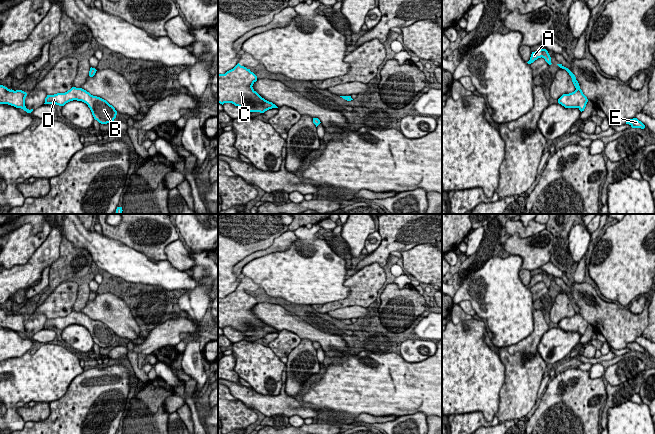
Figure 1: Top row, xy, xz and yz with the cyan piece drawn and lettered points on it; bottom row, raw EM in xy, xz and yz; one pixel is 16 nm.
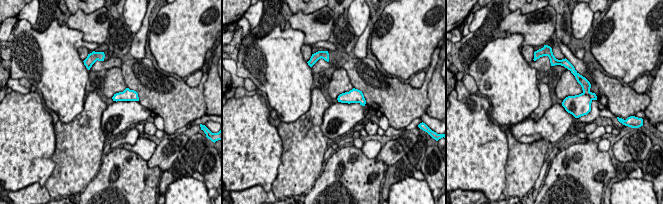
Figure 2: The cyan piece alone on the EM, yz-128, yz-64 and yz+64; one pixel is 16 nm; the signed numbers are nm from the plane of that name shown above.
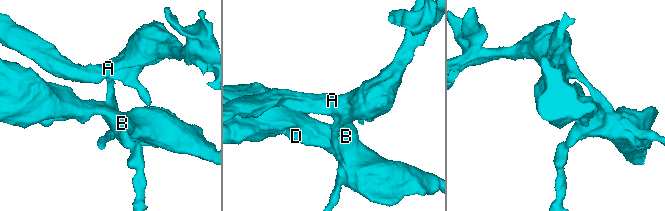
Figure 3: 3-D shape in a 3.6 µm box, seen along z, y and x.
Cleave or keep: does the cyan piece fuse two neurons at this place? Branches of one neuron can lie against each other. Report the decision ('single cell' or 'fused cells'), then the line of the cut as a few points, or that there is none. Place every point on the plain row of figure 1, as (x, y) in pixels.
fused cells; cut xy (89, 298), (93, 299)

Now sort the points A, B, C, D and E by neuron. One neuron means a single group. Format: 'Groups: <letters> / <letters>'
Groups: A / B C D E

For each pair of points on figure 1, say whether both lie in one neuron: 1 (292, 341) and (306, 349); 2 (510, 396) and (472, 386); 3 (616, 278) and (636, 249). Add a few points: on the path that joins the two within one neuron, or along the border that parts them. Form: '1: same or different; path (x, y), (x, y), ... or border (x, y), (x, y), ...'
1: different; border (302, 339), (286, 356)
2: different; border (504, 370), (495, 415)
3: same; path (623, 271), (623, 263), (629, 256)

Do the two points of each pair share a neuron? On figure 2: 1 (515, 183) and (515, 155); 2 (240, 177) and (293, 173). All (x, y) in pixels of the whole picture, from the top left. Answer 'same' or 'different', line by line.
1: same
2: different

